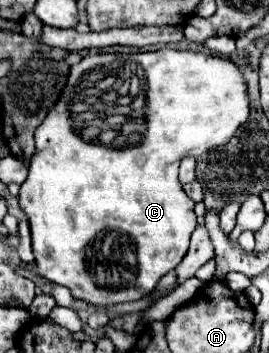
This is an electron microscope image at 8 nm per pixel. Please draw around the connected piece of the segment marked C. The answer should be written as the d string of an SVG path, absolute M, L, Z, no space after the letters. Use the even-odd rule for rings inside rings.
M173 48L139 54L91 52L83 56L79 64L71 66L59 100L49 108L49 114L35 130L37 152L31 156L29 176L19 190L19 204L31 226L37 274L49 282L67 286L75 298L95 306L139 300L149 294L159 278L171 272L187 254L189 238L197 226L193 212L195 202L185 194L177 178L181 158L199 156L209 148L229 142L237 126L245 124L247 116L247 84L239 68L227 58ZM133 62L139 64L147 78L145 102L137 108L117 102L125 66L135 66Z

